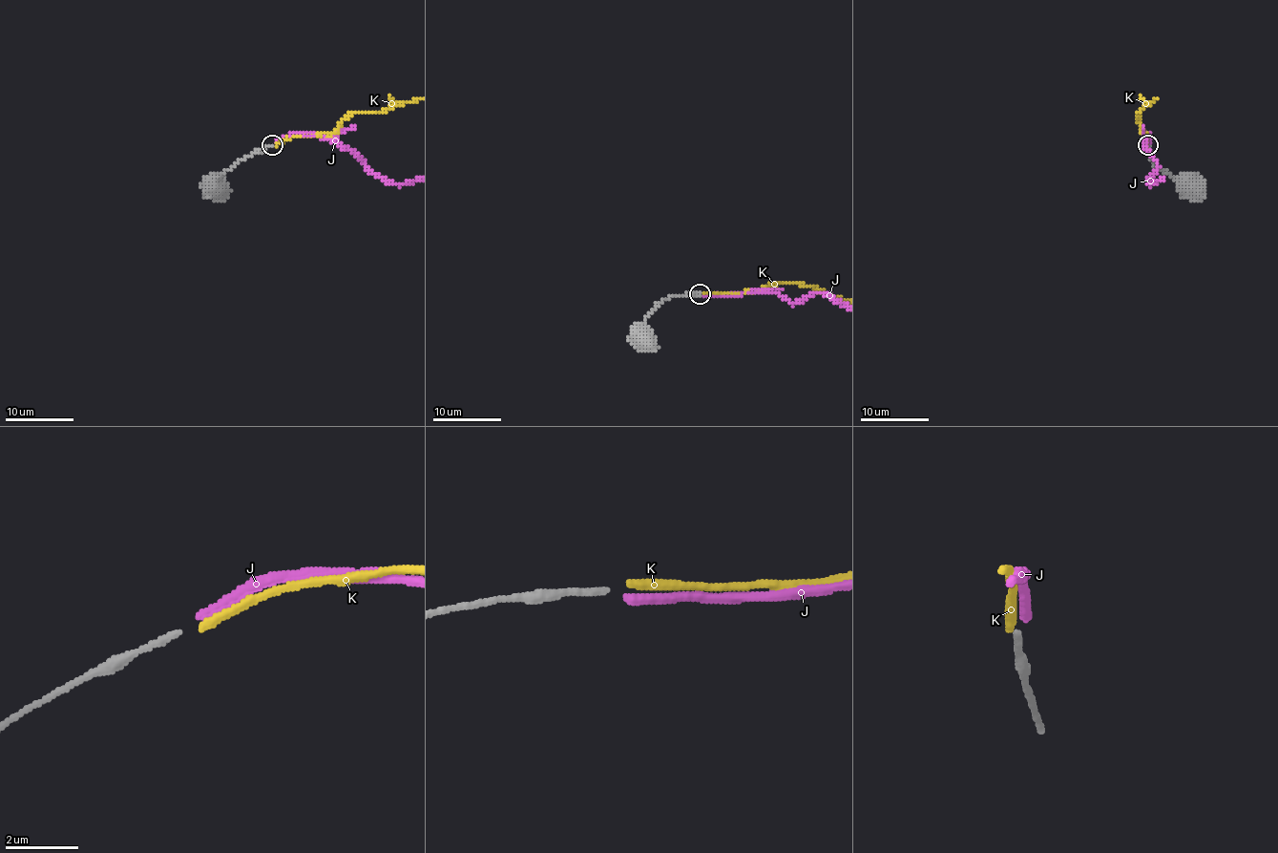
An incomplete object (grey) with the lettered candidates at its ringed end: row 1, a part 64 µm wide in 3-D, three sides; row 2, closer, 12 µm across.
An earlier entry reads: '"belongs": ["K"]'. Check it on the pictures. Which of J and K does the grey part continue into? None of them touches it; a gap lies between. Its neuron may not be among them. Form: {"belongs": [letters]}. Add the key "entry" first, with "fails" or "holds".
{"entry": "fails", "belongs": []}

